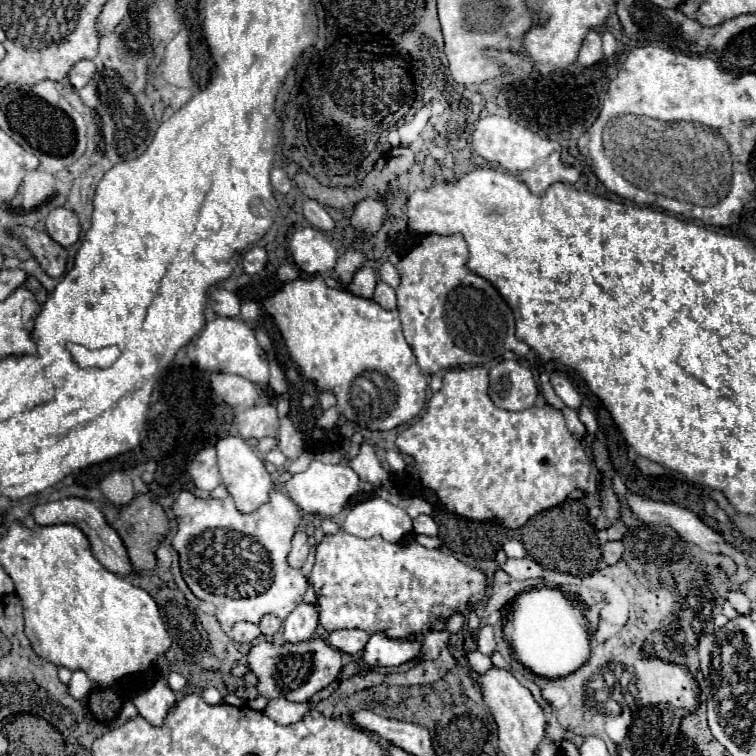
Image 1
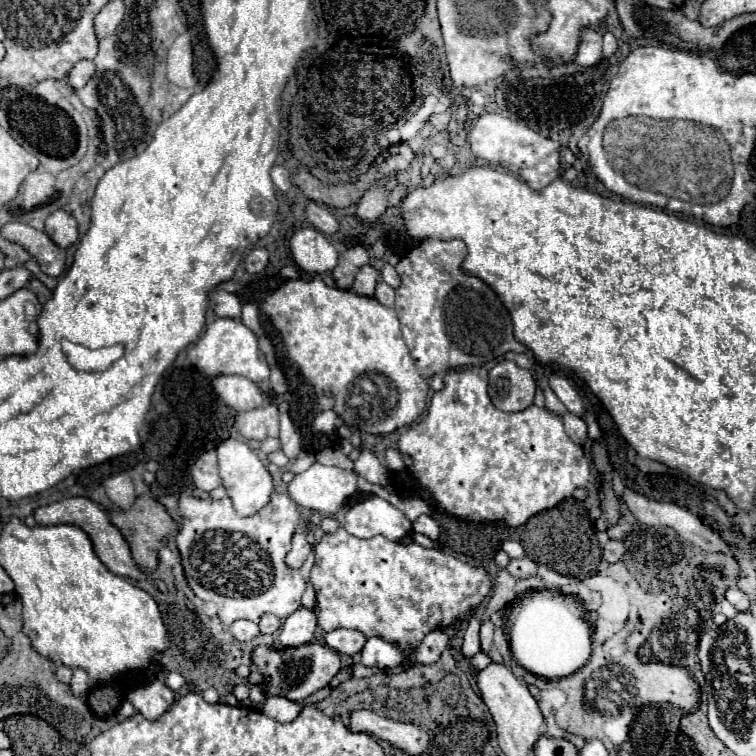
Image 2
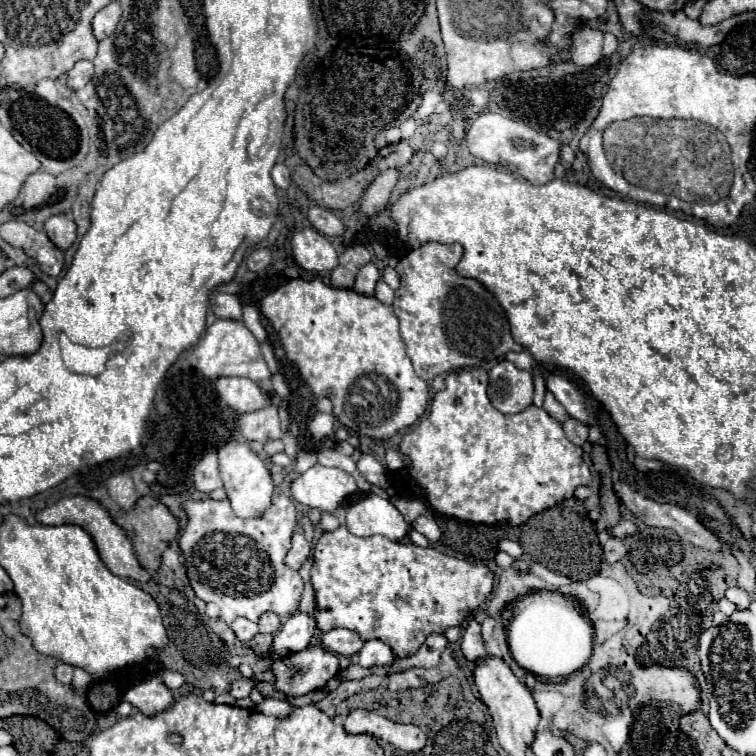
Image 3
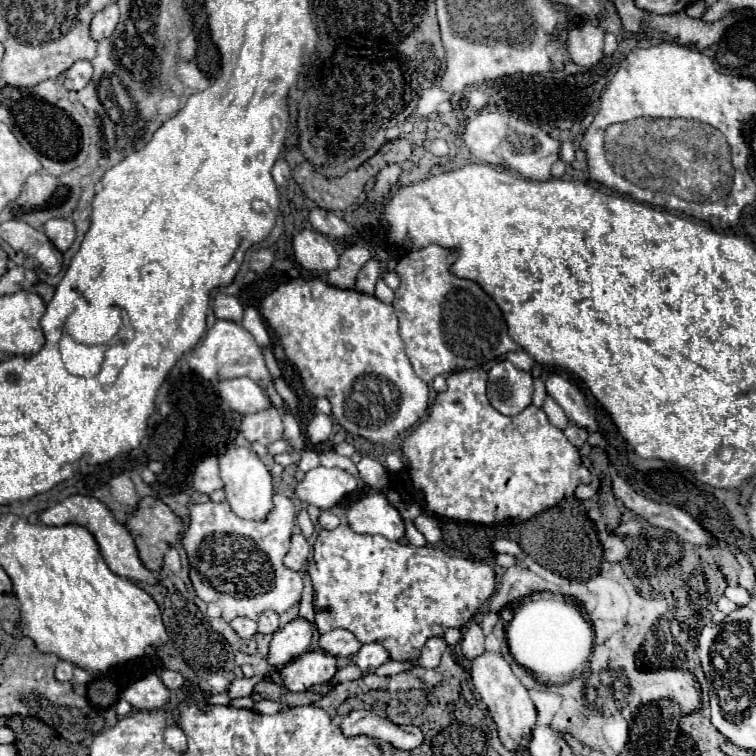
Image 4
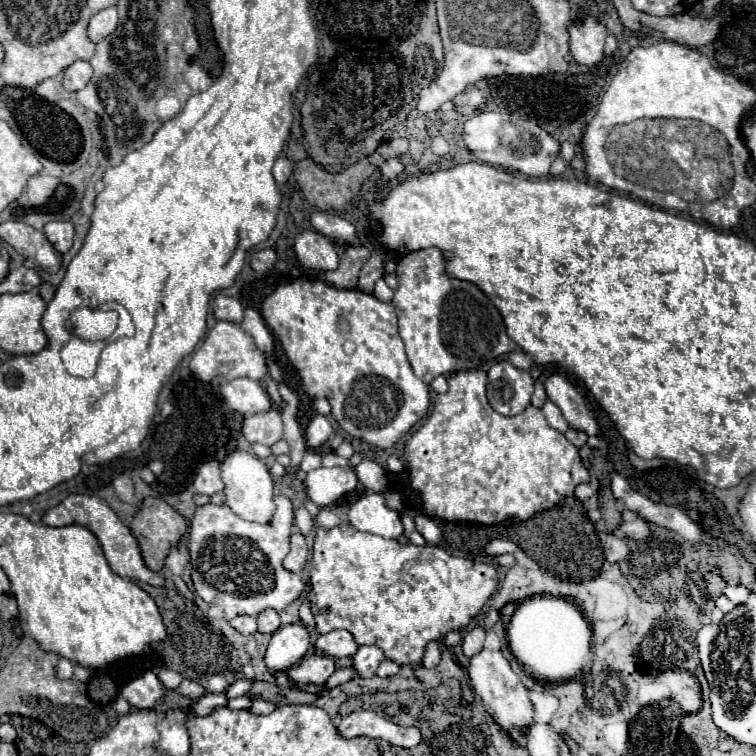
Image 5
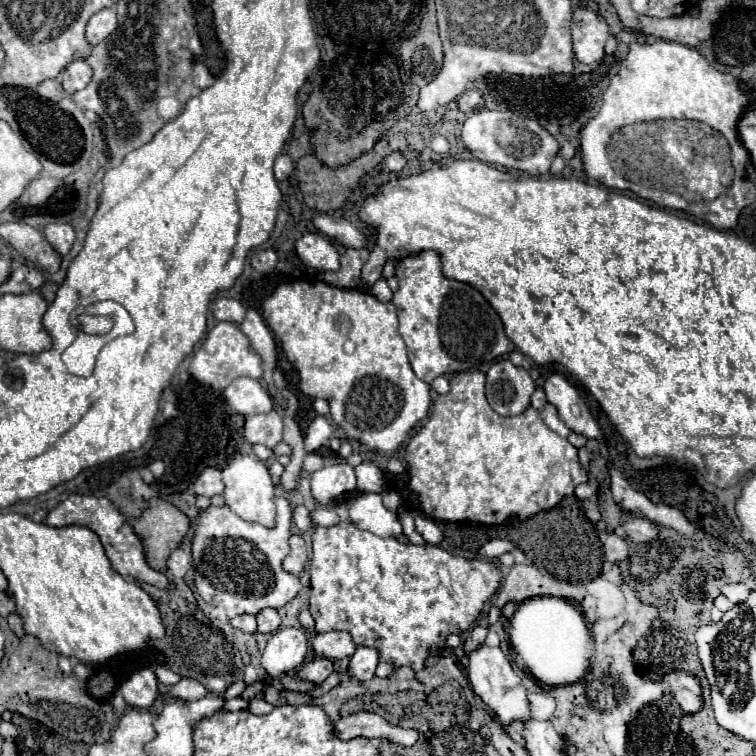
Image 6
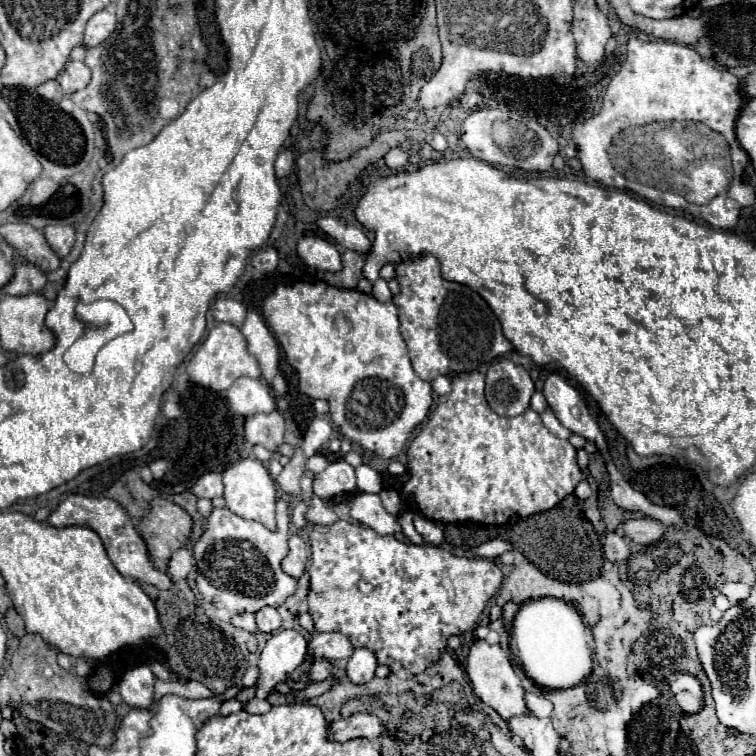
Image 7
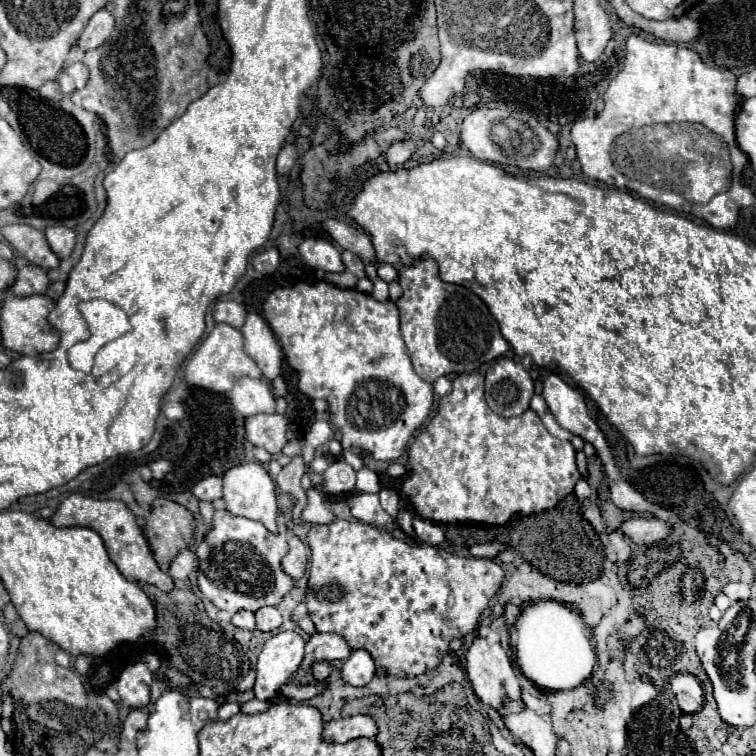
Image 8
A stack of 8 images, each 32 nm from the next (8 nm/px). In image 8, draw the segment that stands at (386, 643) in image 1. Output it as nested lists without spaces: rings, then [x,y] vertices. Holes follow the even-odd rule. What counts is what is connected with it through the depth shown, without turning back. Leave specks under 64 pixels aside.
[[[356,650],[342,666],[342,680],[350,686],[366,686],[376,674],[374,660],[366,650]]]

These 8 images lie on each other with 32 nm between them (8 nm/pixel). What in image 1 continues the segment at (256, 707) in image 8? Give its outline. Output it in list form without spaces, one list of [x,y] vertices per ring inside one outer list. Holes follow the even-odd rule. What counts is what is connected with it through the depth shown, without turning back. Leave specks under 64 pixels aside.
[[[284,698],[270,700],[270,702],[268,702],[268,708],[264,708],[264,714],[266,714],[268,718],[272,718],[274,722],[284,724],[284,726],[298,722],[306,712],[308,712],[308,704],[306,704],[306,702],[296,704],[296,702],[284,700]]]

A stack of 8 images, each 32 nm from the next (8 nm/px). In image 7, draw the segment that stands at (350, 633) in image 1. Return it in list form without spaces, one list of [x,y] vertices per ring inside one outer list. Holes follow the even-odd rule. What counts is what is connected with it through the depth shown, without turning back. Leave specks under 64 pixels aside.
[[[340,632],[330,634],[314,634],[308,642],[308,658],[326,658],[326,660],[342,660],[350,658],[354,652],[348,636]]]

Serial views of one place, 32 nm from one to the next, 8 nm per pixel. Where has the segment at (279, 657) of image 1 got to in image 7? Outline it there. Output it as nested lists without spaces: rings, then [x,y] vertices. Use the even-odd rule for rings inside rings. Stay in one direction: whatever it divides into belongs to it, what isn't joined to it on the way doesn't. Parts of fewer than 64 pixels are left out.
[[[314,660],[314,664],[310,664],[308,674],[314,682],[322,682],[332,674],[332,664],[328,660]]]

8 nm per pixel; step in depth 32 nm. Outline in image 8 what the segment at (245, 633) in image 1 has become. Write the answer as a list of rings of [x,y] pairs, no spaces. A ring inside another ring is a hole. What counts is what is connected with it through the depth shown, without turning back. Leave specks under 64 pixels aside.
[[[240,610],[232,616],[232,624],[238,626],[238,628],[244,628],[244,630],[254,630],[254,612],[250,610]]]

